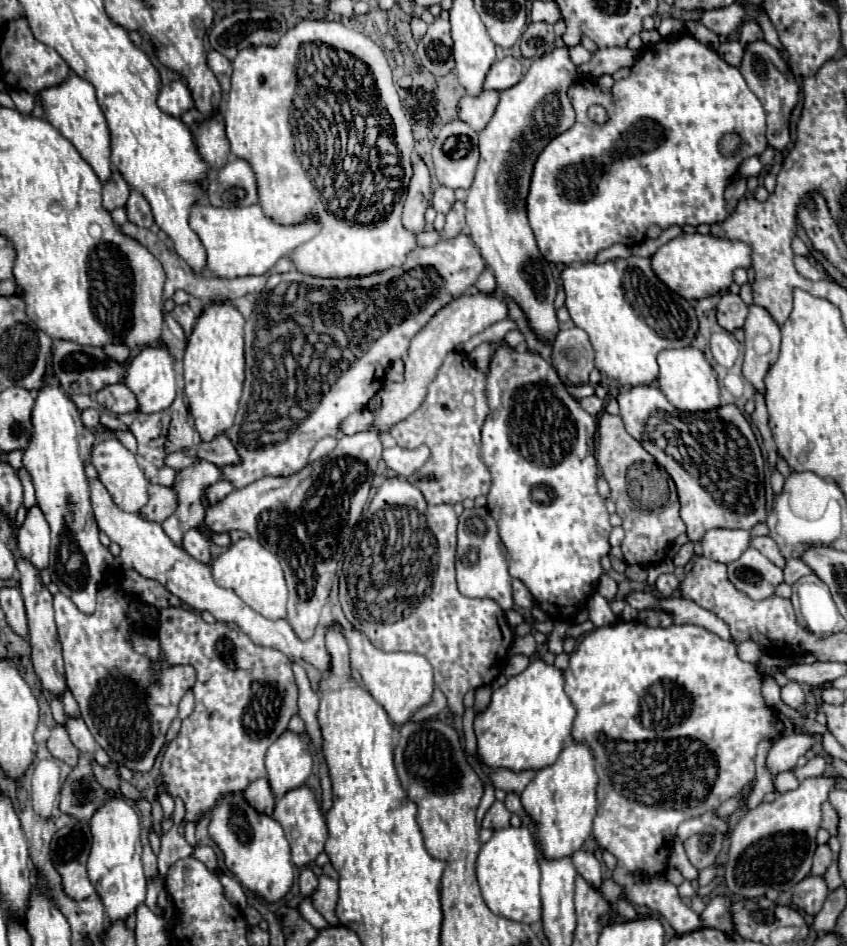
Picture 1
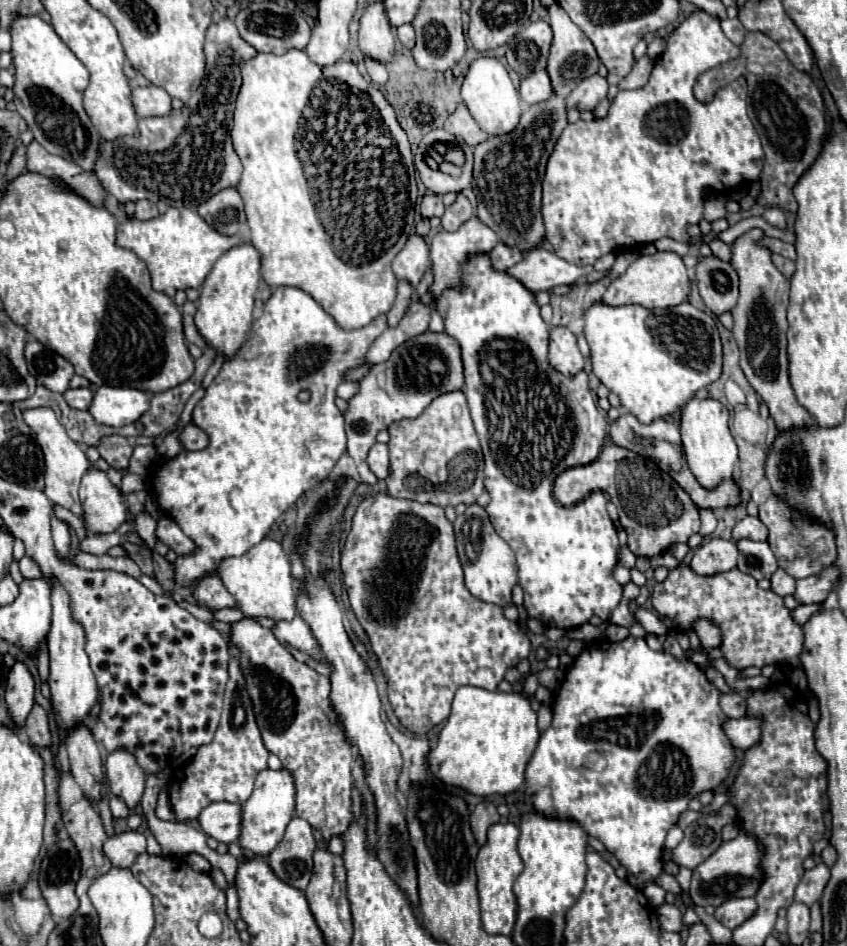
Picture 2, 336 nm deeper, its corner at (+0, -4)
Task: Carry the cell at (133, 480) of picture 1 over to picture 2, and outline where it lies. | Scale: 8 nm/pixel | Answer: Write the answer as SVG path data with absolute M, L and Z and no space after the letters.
M87 469L81 479L79 497L85 505L87 533L111 533L127 521L127 501L123 491L113 485L105 471Z

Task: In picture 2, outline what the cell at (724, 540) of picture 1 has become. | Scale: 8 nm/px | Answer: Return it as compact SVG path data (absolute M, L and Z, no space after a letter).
M711 537L695 549L695 555L691 559L691 569L699 575L723 573L737 565L737 557L739 551L733 541Z

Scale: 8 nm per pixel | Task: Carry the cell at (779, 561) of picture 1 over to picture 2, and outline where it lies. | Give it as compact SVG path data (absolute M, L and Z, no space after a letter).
M745 517L733 529L733 539L751 539L751 541L767 541L767 527L759 521L759 517Z

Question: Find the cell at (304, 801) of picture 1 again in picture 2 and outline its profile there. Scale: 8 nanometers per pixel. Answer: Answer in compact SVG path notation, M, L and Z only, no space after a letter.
M293 817L285 837L269 853L267 861L281 881L303 891L313 873L313 851L315 839L311 825L301 817Z

